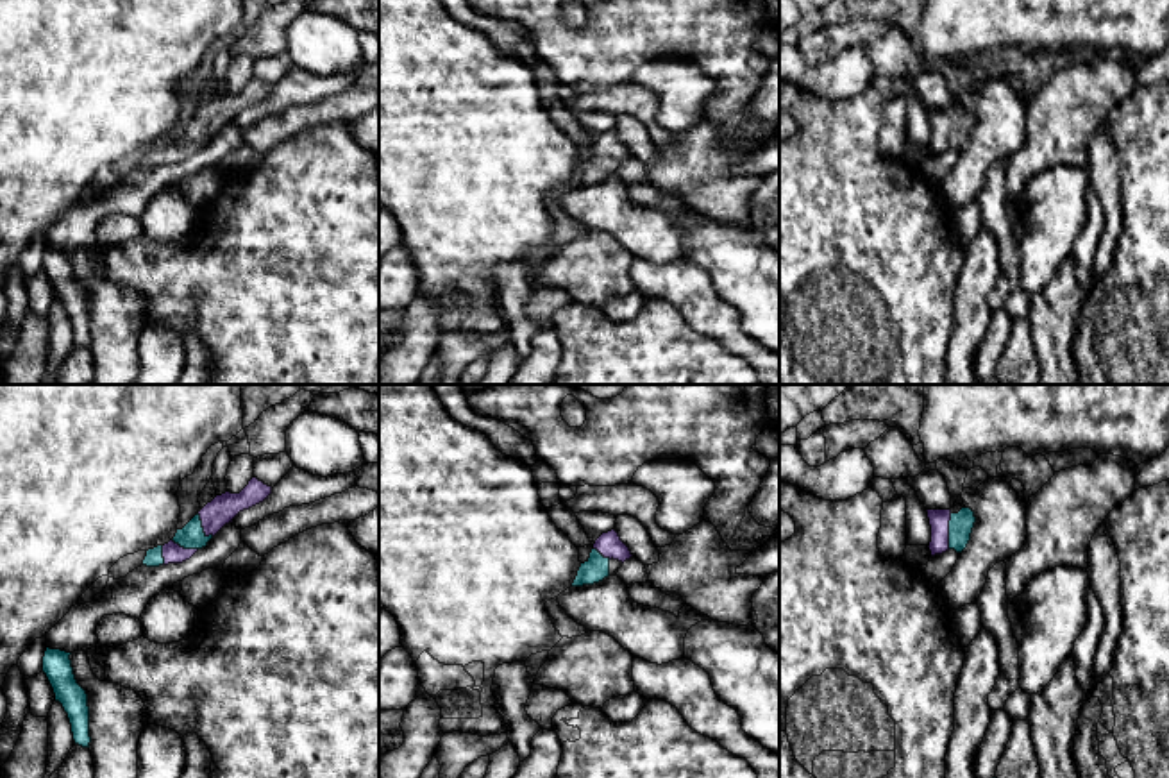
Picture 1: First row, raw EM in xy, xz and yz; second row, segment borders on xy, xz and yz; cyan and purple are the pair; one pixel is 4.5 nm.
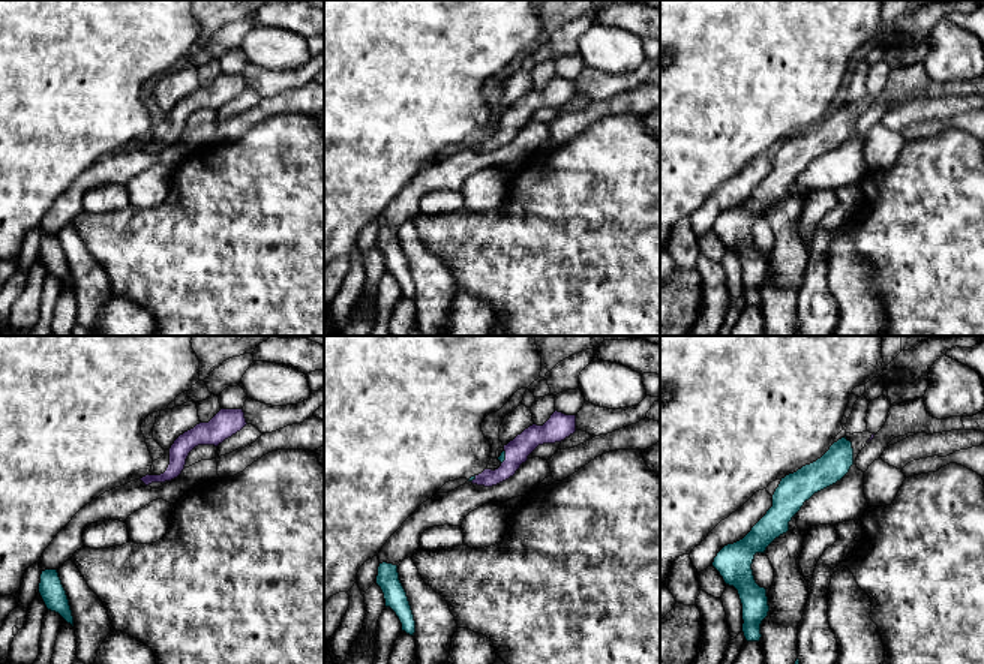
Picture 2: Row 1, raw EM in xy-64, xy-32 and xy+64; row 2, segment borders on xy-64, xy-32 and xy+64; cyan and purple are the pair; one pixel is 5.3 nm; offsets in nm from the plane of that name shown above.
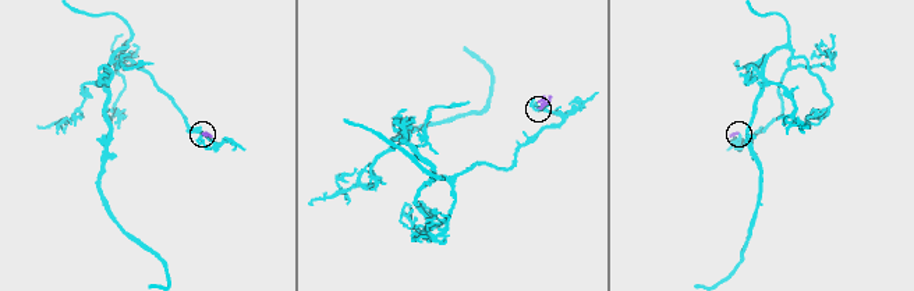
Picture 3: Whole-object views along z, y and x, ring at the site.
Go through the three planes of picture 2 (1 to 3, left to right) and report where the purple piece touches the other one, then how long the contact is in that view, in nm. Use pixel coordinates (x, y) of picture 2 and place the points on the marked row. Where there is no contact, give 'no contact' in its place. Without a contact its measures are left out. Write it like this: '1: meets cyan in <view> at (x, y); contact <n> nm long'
1: no contact
2: meets cyan in xy-32 at (504, 457); contact 80 nm long
3: no contact

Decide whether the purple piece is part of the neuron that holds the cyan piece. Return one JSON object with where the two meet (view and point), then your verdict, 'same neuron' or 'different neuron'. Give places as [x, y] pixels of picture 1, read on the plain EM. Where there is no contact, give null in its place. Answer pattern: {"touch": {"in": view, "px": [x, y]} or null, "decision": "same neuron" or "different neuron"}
{"touch": {"in": "yz", "px": [950, 131]}, "decision": "same neuron"}

